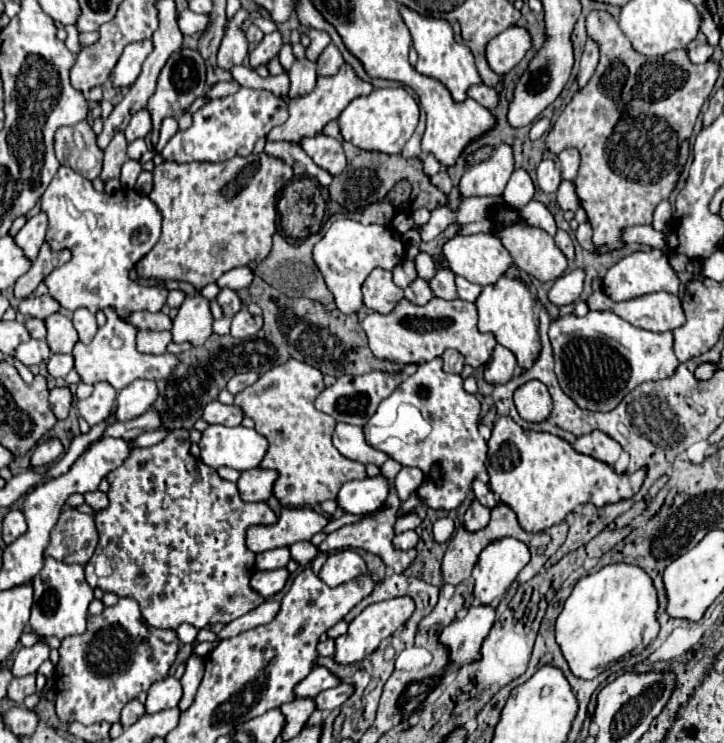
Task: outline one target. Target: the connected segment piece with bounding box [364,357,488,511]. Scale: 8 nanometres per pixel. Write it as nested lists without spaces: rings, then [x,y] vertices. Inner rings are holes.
[[[438,357],[418,365],[418,371],[406,377],[400,387],[378,405],[376,413],[364,425],[364,433],[374,449],[384,451],[400,465],[422,469],[424,475],[432,461],[440,461],[444,485],[438,489],[430,481],[424,481],[416,493],[424,499],[424,505],[450,511],[464,501],[472,479],[484,471],[488,447],[478,433],[478,423],[480,401],[464,391],[460,375],[442,371],[442,359]]]

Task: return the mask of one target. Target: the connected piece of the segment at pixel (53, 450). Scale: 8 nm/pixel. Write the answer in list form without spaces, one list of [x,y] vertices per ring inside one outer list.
[[[50,437],[44,443],[40,443],[40,447],[36,447],[36,451],[32,453],[32,467],[42,467],[42,465],[50,465],[56,459],[60,459],[60,455],[64,453],[64,445],[58,437]]]

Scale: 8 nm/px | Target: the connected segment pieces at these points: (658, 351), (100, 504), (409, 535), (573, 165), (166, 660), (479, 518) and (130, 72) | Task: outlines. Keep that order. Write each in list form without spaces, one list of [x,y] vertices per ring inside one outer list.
[[[588,311],[584,317],[564,315],[550,325],[550,341],[556,361],[556,377],[562,391],[578,407],[590,411],[610,411],[636,385],[664,379],[676,369],[672,333],[638,329],[614,311]]]
[[[90,491],[90,493],[86,493],[84,497],[86,497],[86,503],[88,503],[92,509],[96,509],[96,511],[108,507],[108,495],[102,493],[102,491]]]
[[[406,531],[406,533],[400,533],[400,535],[396,535],[394,537],[394,549],[398,549],[398,551],[408,551],[408,549],[414,549],[416,547],[416,543],[418,543],[418,535],[416,535],[416,531]]]
[[[564,149],[564,151],[558,155],[558,165],[560,165],[562,177],[568,179],[568,181],[574,181],[574,179],[576,179],[578,163],[580,163],[580,155],[578,155],[576,149]]]
[[[118,599],[116,605],[106,607],[100,615],[88,617],[88,629],[84,635],[66,637],[58,649],[60,661],[56,665],[56,715],[62,723],[80,721],[92,725],[98,721],[116,723],[120,721],[122,707],[132,701],[140,691],[148,691],[154,681],[168,675],[170,665],[178,653],[176,631],[148,627],[140,615],[136,599]]]
[[[474,499],[464,515],[464,527],[468,531],[478,531],[488,525],[488,519],[490,519],[490,509],[484,507],[478,499]]]
[[[152,39],[140,41],[140,43],[130,43],[126,45],[124,53],[120,55],[114,73],[112,73],[112,81],[116,87],[130,87],[136,77],[140,75],[140,67],[144,63],[144,59],[152,53]]]

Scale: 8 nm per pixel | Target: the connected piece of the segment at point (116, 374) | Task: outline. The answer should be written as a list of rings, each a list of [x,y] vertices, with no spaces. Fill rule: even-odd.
[[[110,315],[106,325],[98,329],[96,337],[84,345],[84,343],[76,343],[74,345],[74,369],[78,371],[80,379],[84,383],[100,383],[106,381],[110,383],[116,391],[124,389],[126,385],[130,385],[136,379],[166,379],[170,375],[170,371],[174,369],[174,365],[178,364],[177,356],[171,353],[164,353],[161,355],[151,355],[138,353],[136,351],[136,327],[126,323],[124,319]]]

